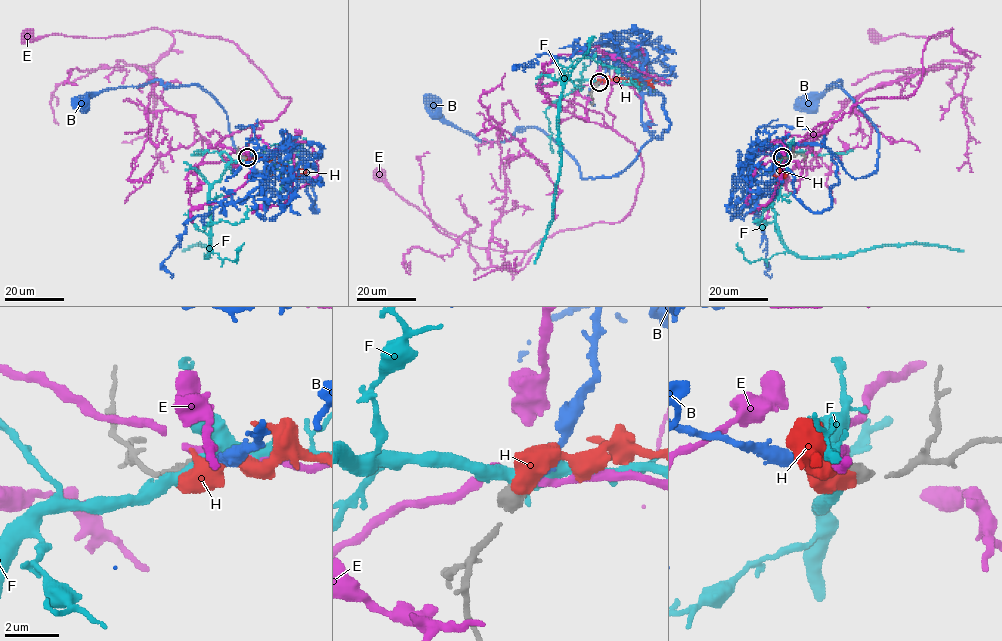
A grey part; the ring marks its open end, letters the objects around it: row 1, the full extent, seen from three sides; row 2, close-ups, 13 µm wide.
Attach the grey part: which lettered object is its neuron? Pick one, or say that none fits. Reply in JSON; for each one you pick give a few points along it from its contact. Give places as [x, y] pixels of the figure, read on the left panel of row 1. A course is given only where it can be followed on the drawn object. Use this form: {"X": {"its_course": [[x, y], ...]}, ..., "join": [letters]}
{"B": {"its_course": [[247, 157], [289, 143], [300, 159], [286, 177], [255, 169], [196, 85], [156, 80], [83, 102]]}, "join": ["B"]}

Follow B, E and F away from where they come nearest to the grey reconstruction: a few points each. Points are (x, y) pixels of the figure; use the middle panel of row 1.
B: (599, 82), (608, 59), (624, 61), (652, 138), (610, 177), (583, 178), (536, 128), (478, 141), (435, 108)
E: (599, 83), (576, 91), (573, 113), (643, 164), (621, 221), (526, 251), (472, 246), (378, 174)
F: (598, 82), (571, 81), (561, 73), (560, 171), (553, 220), (534, 264)

